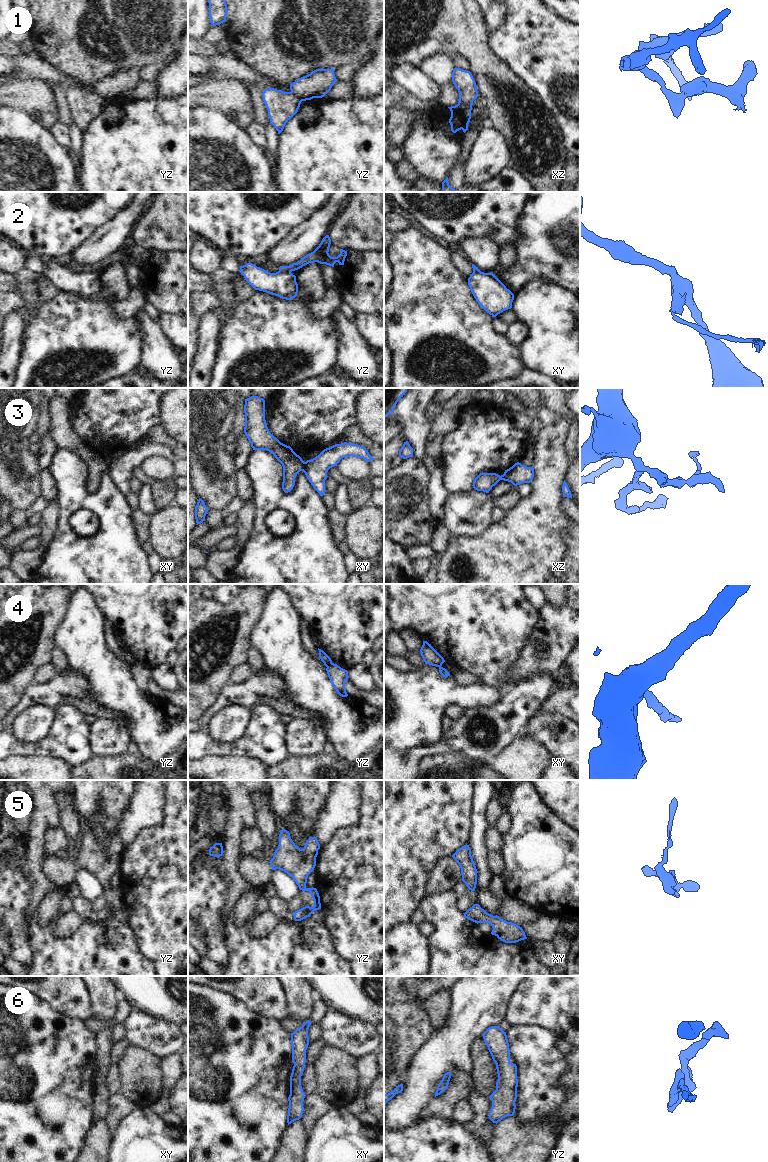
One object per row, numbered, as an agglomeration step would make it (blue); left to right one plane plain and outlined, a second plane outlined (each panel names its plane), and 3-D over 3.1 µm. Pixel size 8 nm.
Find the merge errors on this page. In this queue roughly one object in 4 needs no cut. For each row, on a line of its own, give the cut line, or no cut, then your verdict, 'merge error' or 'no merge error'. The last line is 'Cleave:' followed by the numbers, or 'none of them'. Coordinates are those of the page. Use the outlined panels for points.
1: cut in xz along (458, 102), (471, 106); merge error
2: cut in yz along (279, 270), (290, 272); merge error
3: cut in xy along (305, 462), (305, 466), (301, 470); merge error
4: cut in yz along (332, 663), (327, 667); merge error
5: no cut; no merge error
6: no cut; no merge error
Cleave: 1, 2, 3, 4

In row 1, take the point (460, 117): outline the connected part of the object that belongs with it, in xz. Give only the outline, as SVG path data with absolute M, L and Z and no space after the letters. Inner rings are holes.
M458 103L457 105L448 108L451 111L451 117L449 119L451 131L456 133L462 129L465 133L468 130L468 124L471 119L472 106Z

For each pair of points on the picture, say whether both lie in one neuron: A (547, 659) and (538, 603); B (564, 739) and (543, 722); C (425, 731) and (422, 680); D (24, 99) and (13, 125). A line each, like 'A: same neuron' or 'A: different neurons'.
A: different neurons
B: same neuron
C: same neuron
D: different neurons

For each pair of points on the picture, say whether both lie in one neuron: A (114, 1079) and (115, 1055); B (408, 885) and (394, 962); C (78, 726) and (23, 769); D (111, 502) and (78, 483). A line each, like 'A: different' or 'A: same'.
A: same
B: different
C: different
D: same

